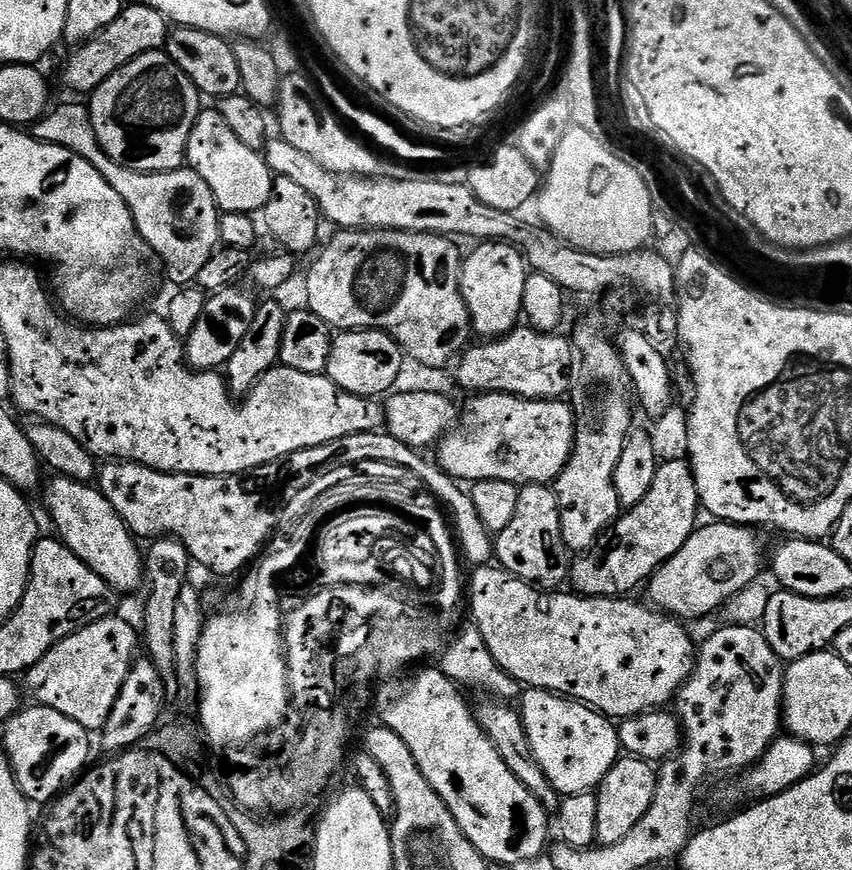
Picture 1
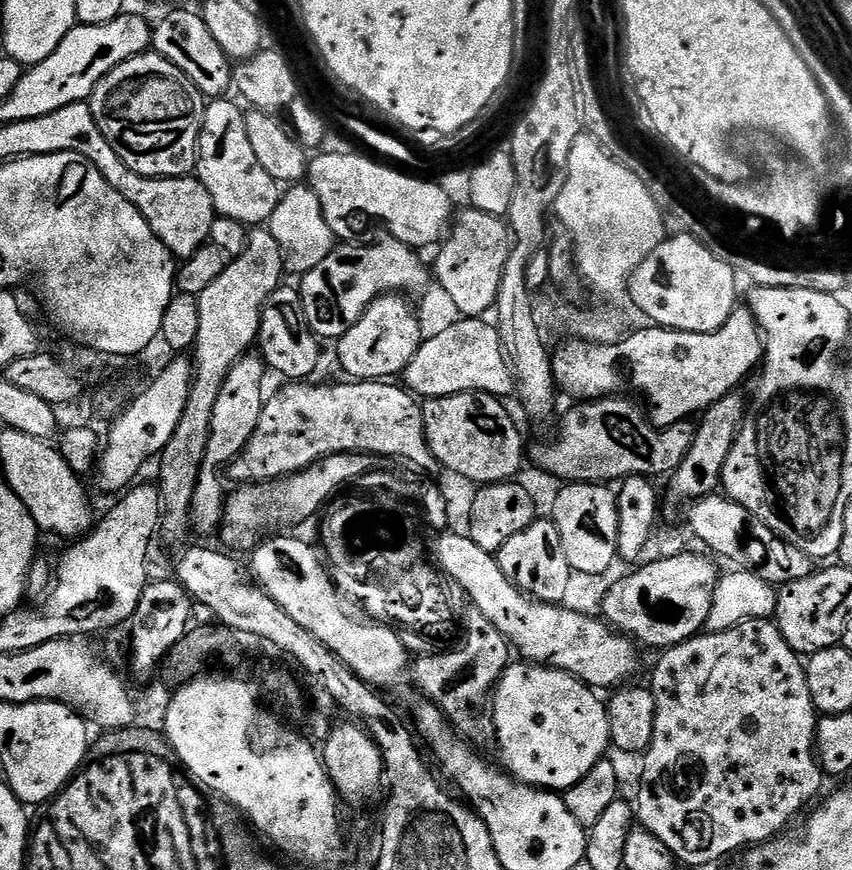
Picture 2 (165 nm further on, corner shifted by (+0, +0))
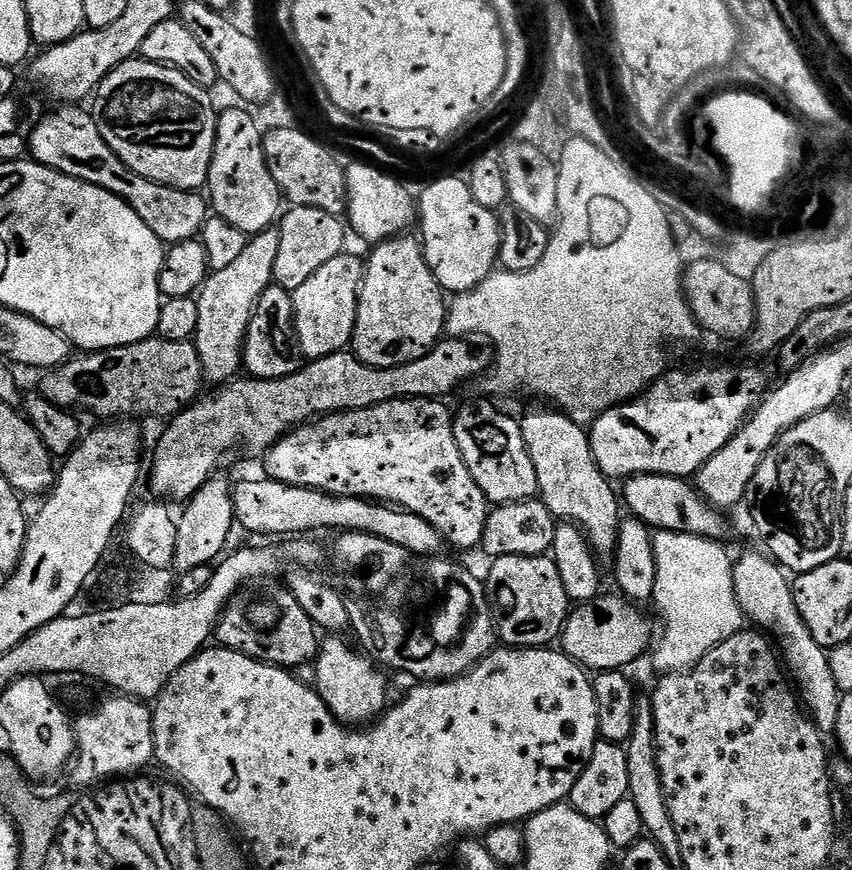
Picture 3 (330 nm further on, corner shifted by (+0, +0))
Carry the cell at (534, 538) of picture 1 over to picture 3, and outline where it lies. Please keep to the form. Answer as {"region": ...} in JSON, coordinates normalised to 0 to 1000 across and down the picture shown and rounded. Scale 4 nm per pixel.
{"region":[[[647,638],[637,639],[583,639],[576,645],[577,654],[570,661],[570,679],[573,698],[577,701],[577,710],[582,720],[583,732],[593,741],[603,745],[637,745],[647,741],[662,725],[667,713],[669,691],[664,683],[664,674],[660,674],[660,664],[655,660],[655,651]]]}

